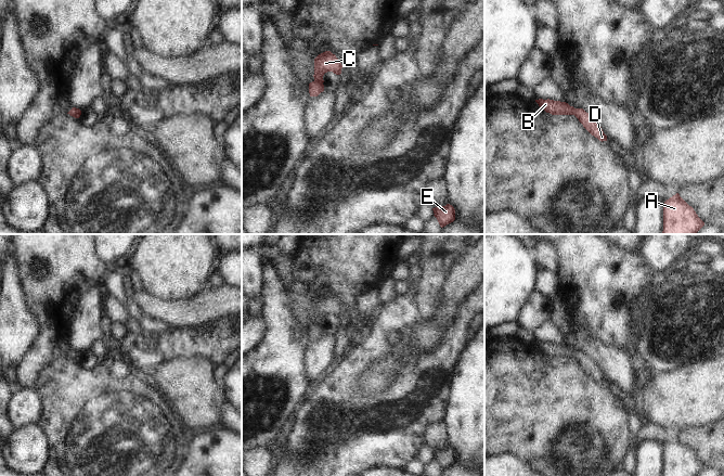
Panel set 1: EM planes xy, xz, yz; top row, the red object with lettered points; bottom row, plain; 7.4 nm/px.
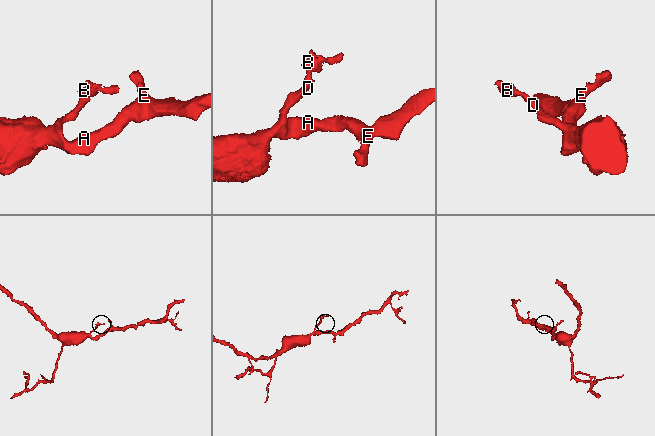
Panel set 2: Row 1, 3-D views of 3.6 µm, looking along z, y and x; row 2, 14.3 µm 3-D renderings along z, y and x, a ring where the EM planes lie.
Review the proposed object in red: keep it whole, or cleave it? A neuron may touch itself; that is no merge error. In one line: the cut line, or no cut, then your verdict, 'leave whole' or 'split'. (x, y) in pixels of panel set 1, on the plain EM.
cut none; leave whole

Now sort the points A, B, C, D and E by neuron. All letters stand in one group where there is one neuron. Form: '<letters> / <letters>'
A B C D E

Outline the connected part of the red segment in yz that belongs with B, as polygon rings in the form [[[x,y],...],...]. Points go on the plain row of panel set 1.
[[[535,343],[539,349],[546,356],[552,358],[574,358],[583,370],[599,384],[607,384],[607,378],[604,376],[600,368],[583,351],[574,351],[566,345],[554,343]]]

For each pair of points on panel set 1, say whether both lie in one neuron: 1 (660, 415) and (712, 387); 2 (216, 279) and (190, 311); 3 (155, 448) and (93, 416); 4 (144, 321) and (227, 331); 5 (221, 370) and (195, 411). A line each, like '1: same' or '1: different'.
1: same
2: different
3: same
4: different
5: different

